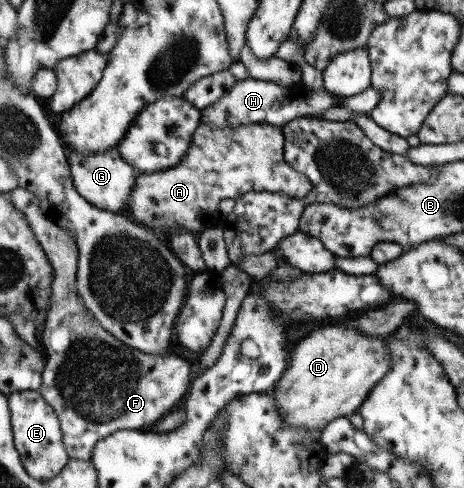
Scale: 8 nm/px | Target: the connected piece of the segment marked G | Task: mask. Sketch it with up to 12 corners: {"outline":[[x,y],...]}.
{"outline":[[112,147],[67,158],[74,189],[100,210],[129,213],[141,171]]}

